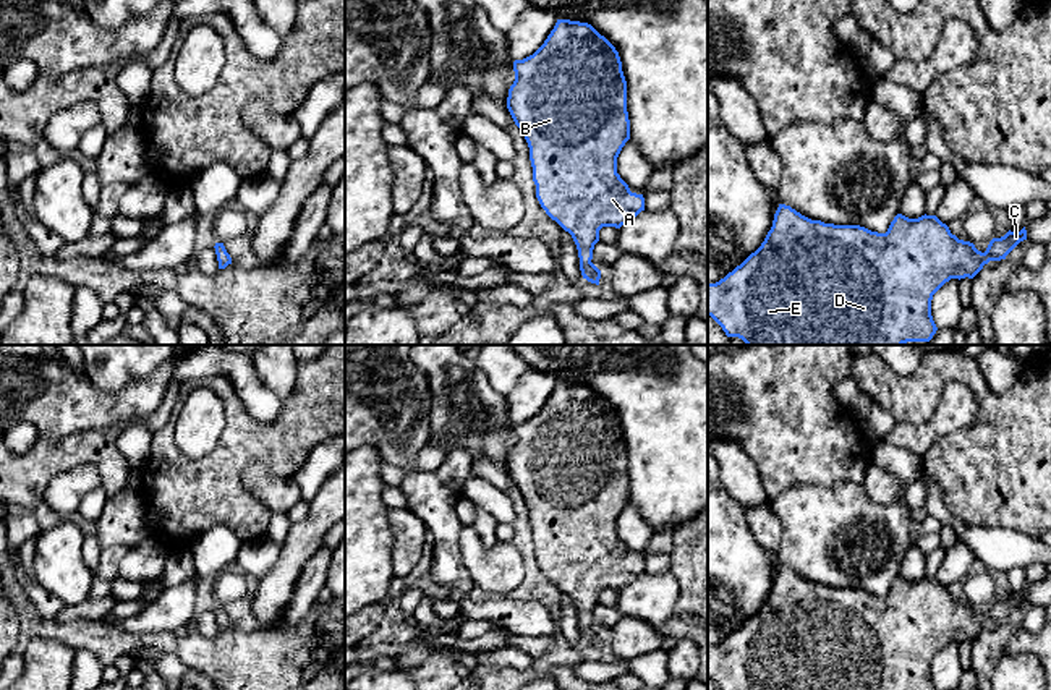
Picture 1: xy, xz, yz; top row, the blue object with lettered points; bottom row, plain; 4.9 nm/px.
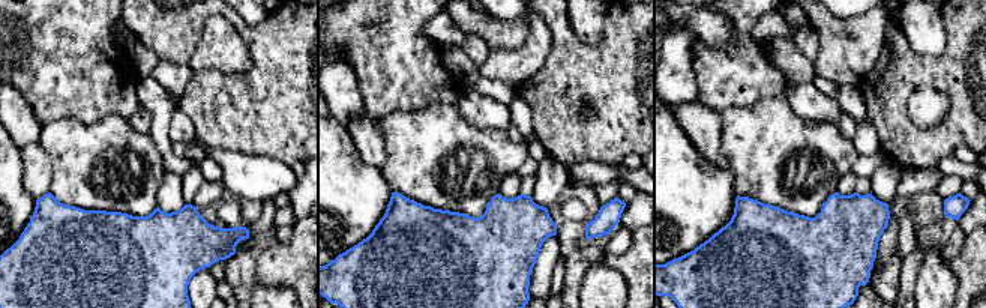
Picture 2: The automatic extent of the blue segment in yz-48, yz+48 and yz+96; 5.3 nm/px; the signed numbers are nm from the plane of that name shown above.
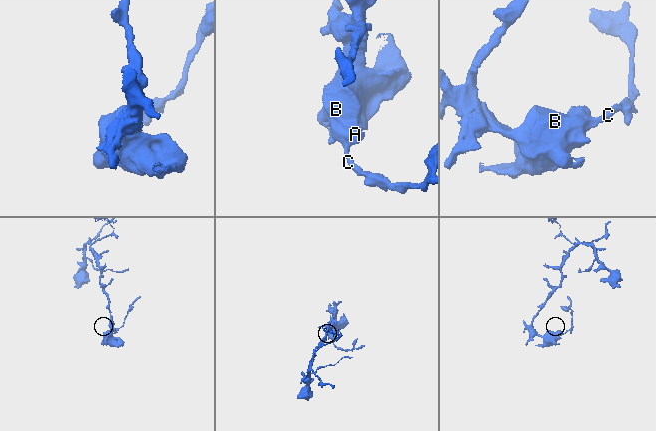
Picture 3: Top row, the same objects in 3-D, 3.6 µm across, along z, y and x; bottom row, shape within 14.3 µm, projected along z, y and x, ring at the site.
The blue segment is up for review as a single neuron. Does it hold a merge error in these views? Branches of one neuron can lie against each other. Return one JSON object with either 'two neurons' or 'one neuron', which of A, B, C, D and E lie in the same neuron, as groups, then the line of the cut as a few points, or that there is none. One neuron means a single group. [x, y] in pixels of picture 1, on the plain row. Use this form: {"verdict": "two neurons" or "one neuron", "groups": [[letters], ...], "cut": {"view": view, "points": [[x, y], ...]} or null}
{"verdict": "one neuron", "groups": [["A", "B", "C", "D", "E"]], "cut": null}

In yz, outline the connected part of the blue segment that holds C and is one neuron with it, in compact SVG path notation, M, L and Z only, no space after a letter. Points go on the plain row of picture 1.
M779 567L761 609L716 646L708 646L708 679L721 690L936 690L933 658L951 641L973 641L989 624L1001 624L1027 603L1025 590L993 601L985 615L959 603L936 578L908 581L897 577L886 596L860 588L811 583Z

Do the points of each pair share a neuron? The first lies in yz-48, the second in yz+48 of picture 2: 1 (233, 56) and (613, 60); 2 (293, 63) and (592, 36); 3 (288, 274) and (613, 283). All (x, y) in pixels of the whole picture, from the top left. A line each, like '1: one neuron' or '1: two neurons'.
1: two neurons
2: two neurons
3: two neurons

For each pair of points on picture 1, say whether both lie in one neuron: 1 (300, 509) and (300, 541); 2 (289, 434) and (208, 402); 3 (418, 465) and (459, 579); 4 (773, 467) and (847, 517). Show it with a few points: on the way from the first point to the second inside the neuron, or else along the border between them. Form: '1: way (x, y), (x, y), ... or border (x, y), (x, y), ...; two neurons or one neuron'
1: border (310, 504), (310, 511), (293, 523); two neurons
2: border (199, 386), (209, 387), (224, 408), (216, 446); two neurons
3: border (434, 470), (421, 470), (407, 477), (399, 485); two neurons
4: border (836, 481), (828, 485), (792, 485), (771, 501); two neurons

